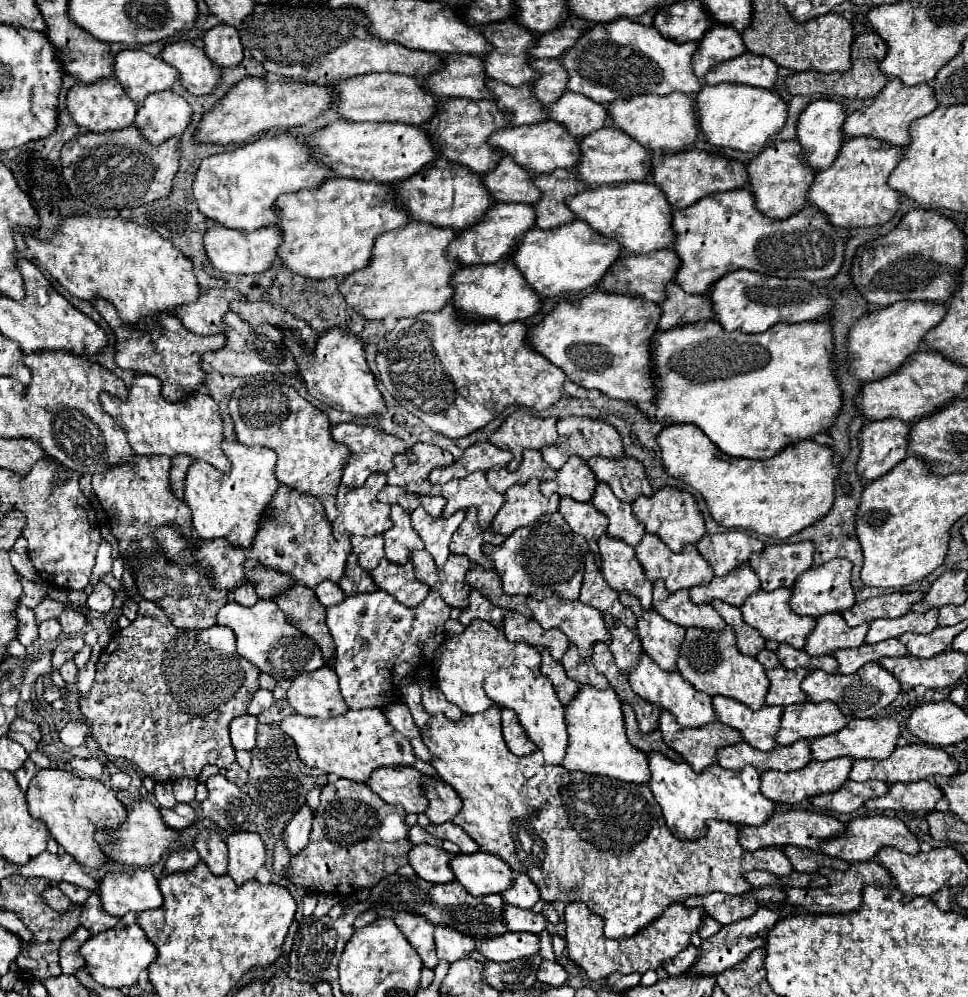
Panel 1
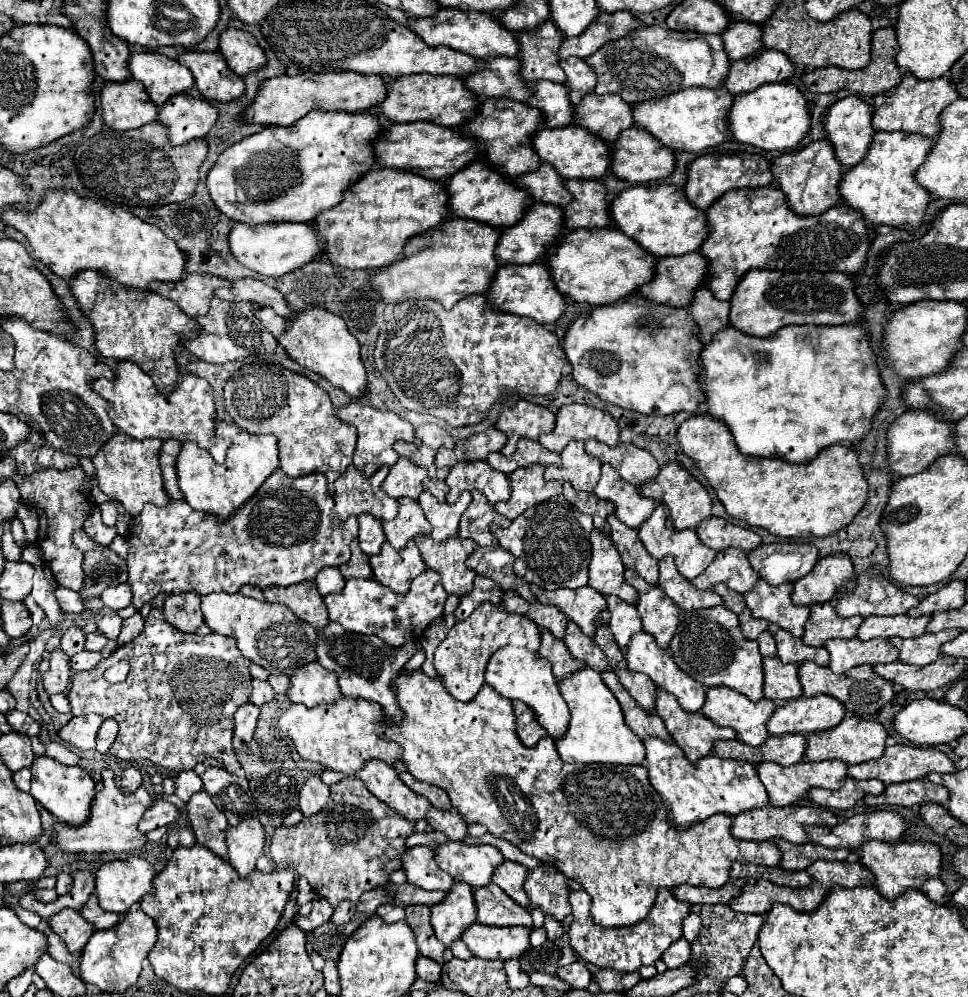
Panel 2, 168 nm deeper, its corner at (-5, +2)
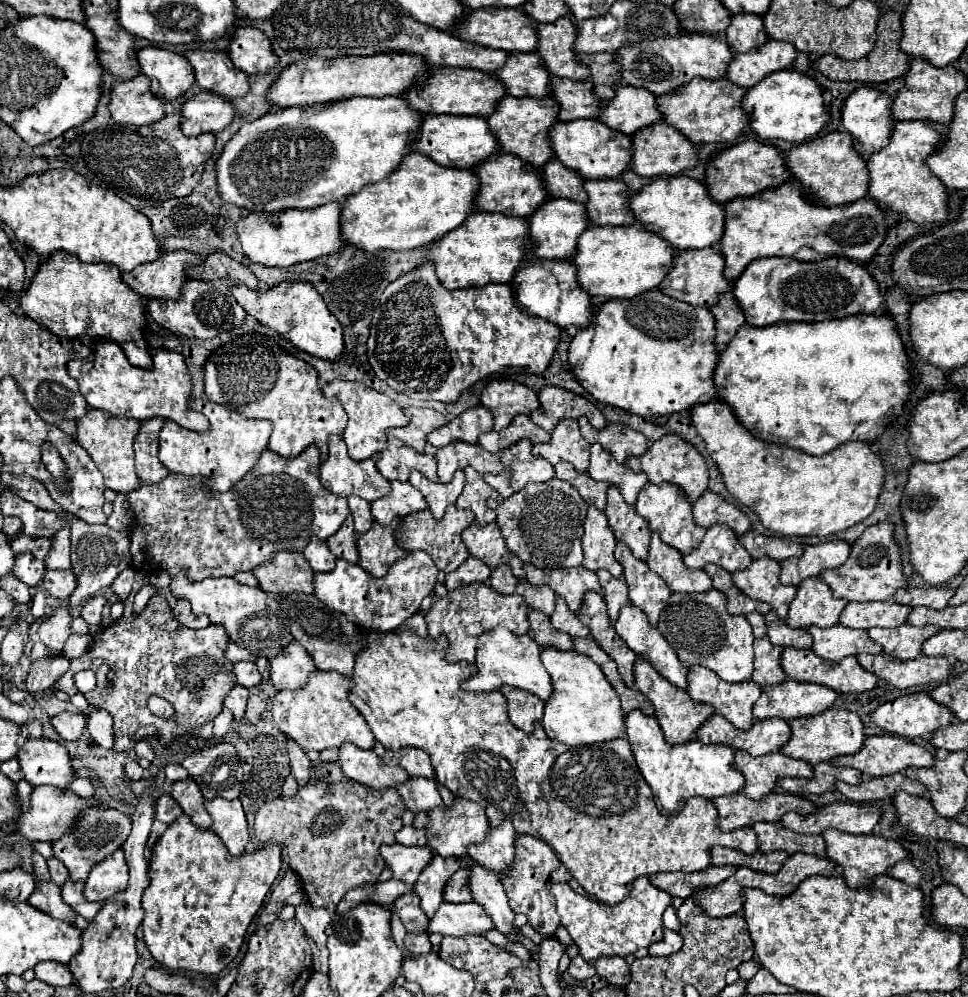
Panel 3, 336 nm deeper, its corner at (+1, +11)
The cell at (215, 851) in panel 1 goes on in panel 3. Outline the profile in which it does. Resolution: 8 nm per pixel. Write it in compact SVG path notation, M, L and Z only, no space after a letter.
M191 778L173 784L171 796L177 800L177 804L183 808L183 812L191 818L191 822L199 830L211 830L213 828L213 820L205 808L205 798L203 798L199 786Z

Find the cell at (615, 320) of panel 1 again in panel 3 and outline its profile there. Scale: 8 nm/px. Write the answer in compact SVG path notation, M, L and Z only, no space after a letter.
M653 288L653 290L637 294L635 298L629 298L629 300L609 300L609 302L601 304L599 310L597 310L597 314L595 314L595 320L587 328L579 330L575 334L575 338L571 340L571 346L569 346L569 364L571 364L571 370L573 370L575 378L577 378L577 382L595 400L599 400L603 404L611 404L611 406L623 408L623 410L639 414L639 416L663 416L663 414L673 414L673 412L689 410L693 406L697 406L697 404L705 404L705 402L717 398L717 392L715 392L715 386L713 386L713 370L717 366L717 350L715 350L713 338L715 338L715 320L713 320L713 314L707 308L689 306L689 304L685 304L681 300L663 296L659 288Z

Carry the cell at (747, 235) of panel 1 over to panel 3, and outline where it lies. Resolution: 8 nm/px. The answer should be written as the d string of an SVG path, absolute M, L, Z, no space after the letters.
M789 178L777 188L767 188L755 196L735 198L725 204L725 232L719 242L725 258L723 276L735 282L749 262L771 256L789 256L801 262L839 256L853 262L867 262L885 236L885 216L873 200L861 198L845 206L827 208L809 202L801 184L795 178Z

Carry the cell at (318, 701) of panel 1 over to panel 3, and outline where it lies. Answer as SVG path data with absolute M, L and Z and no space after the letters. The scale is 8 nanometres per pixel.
M291 642L275 658L271 658L271 684L277 690L303 688L317 666L301 644Z

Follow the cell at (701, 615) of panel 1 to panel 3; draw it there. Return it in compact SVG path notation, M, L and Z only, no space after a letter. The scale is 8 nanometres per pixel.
M657 534L651 536L647 566L659 574L673 592L705 592L713 588L703 570L685 568L681 552L667 546Z

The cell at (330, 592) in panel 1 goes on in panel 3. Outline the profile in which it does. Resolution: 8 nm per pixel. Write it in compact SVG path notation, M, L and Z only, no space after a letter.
M311 540L309 546L305 548L303 556L307 558L307 562L311 564L311 568L315 572L331 572L337 562L337 558L329 552L327 544L321 540Z

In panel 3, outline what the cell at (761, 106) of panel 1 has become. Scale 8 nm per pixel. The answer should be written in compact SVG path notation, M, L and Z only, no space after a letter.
M781 70L765 76L765 80L745 92L741 108L749 116L751 130L763 140L787 140L801 144L821 132L829 120L819 86L797 70Z

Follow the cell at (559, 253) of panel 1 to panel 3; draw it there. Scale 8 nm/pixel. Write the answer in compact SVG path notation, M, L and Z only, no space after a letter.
M639 224L631 226L589 226L583 236L577 240L577 248L569 262L577 268L577 282L589 296L603 296L603 298L633 298L645 290L657 288L665 274L673 264L675 250L671 244L661 240L659 236L639 228Z

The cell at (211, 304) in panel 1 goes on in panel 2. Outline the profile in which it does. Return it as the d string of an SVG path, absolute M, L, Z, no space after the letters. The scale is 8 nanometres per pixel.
M187 273L187 277L175 283L151 283L149 285L151 291L175 301L179 309L189 317L205 315L213 299L213 291L217 287L231 287L231 281L225 281L209 273Z

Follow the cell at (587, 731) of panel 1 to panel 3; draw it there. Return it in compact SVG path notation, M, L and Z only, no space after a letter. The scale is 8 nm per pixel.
M545 648L541 662L553 680L553 696L545 702L543 716L543 728L551 740L569 746L589 746L625 736L625 716L619 706L619 696L591 658L577 652Z

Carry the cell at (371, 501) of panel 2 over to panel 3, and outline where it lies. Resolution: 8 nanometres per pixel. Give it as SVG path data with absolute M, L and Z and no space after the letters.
M329 436L329 458L321 466L321 482L329 492L333 492L337 496L355 494L355 496L361 496L369 502L379 500L383 496L389 496L389 482L379 474L375 460L367 458L363 462L355 462L353 458L349 458L345 442L341 436Z

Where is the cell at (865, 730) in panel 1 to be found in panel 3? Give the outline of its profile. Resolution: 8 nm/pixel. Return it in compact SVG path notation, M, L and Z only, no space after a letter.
M829 708L823 714L817 714L811 718L791 720L789 726L791 726L791 740L789 744L785 744L785 748L781 748L781 752L785 752L791 758L807 760L811 764L829 762L835 756L855 754L861 750L861 744L865 742L865 724L855 712L849 712L849 710Z

